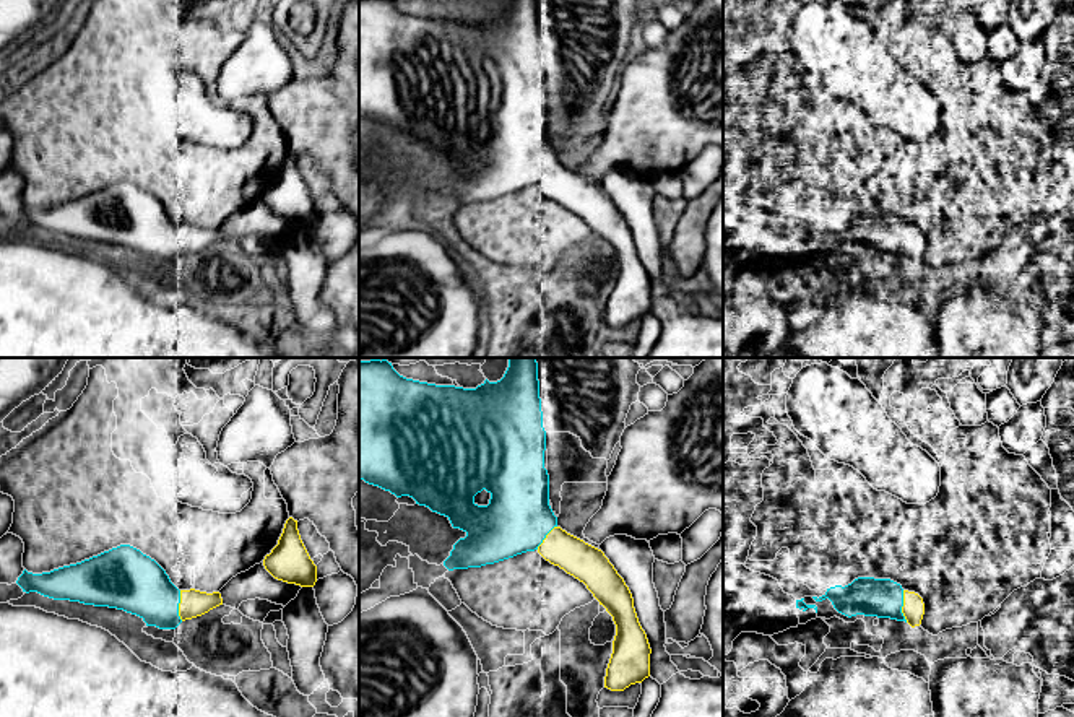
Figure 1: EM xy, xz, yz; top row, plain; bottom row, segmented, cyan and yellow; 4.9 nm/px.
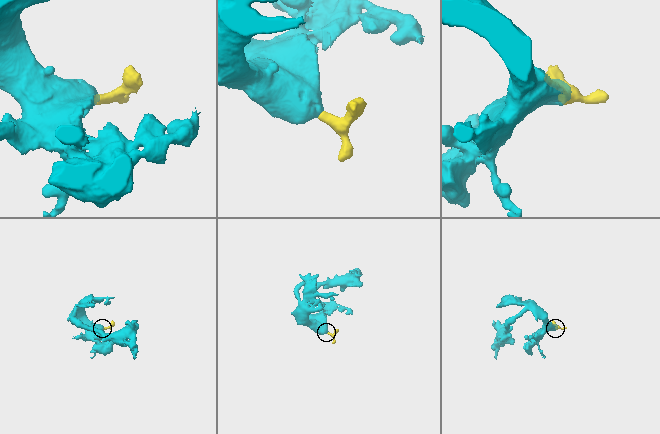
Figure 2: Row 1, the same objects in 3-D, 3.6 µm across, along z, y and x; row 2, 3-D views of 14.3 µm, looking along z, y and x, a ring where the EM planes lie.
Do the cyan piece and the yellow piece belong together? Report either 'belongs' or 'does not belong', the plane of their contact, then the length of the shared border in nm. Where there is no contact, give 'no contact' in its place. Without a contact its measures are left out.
belongs | yz | 160 nm

